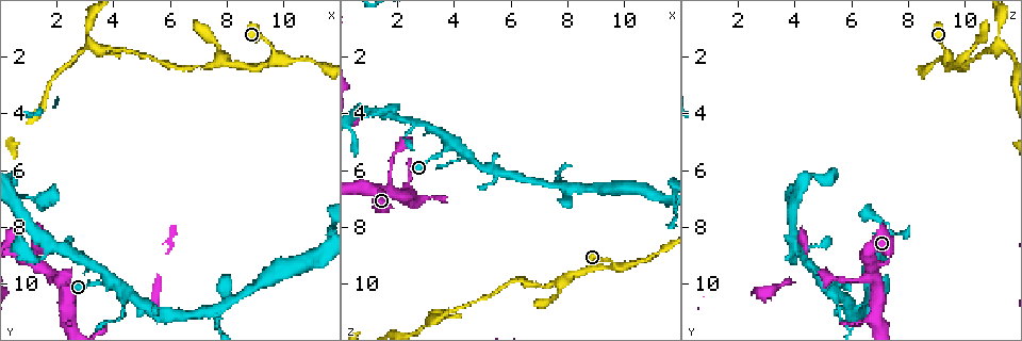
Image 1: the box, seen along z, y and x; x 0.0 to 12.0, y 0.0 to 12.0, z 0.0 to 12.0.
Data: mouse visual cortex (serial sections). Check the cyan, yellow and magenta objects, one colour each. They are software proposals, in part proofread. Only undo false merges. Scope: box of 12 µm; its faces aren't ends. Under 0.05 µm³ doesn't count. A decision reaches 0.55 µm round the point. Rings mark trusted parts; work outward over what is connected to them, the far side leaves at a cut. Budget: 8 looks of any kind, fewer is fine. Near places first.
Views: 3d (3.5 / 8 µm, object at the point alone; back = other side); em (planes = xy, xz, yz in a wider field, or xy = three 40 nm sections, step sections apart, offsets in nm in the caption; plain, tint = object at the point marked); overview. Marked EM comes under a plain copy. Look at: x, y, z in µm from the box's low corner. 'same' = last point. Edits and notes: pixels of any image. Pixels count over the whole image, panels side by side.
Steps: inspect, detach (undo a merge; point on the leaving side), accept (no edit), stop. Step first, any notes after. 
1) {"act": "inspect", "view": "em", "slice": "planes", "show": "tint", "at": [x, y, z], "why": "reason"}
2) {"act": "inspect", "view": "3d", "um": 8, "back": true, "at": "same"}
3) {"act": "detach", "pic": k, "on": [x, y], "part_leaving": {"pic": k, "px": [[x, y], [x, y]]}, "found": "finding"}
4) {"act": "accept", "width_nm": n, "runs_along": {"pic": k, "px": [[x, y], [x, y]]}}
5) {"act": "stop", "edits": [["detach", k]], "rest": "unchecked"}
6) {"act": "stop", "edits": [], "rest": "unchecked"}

{"act": "inspect", "view": "3d", "um": 3.5, "at": [1.8, 9.6, 6.8], "why": "abrupt turn"}

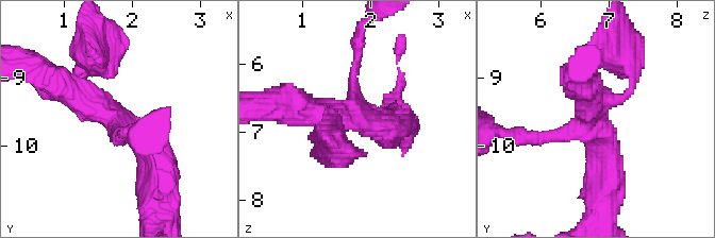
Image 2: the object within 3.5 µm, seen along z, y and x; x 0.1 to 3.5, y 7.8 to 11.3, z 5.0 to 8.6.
{"act": "inspect", "view": "em", "slice": "xy", "step": 1, "show": "tint", "at": [1.70, 9.55, 6.75], "arms": 4, "arm_widths_nm": [150, 150, 400, 400], "why": "shape alone is not enough"}

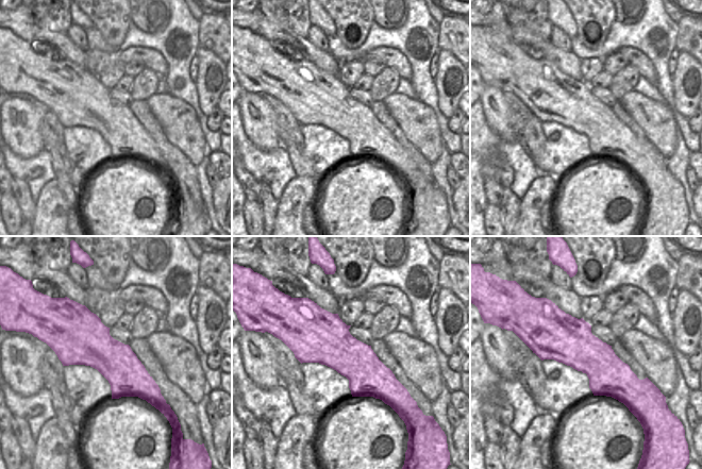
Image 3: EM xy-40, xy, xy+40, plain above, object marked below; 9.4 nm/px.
{"act": "inspect", "view": "em", "slice": "xy", "step": 2, "show": "tint", "at": "same"}

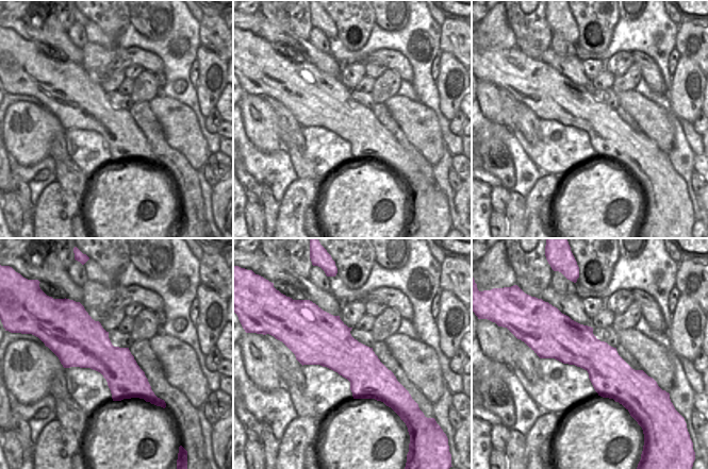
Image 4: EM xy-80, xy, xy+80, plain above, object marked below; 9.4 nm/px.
{"act": "accept", "runs_along": {"pic": 2, "px": [[77, 81], [158, 163]]}, "found": "continuous, no second cell"}

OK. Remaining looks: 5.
{"act": "inspect", "view": "3d", "um": 3.5, "at": [9.6, 2.1, 9.4], "why": "side arm on a straight run"}

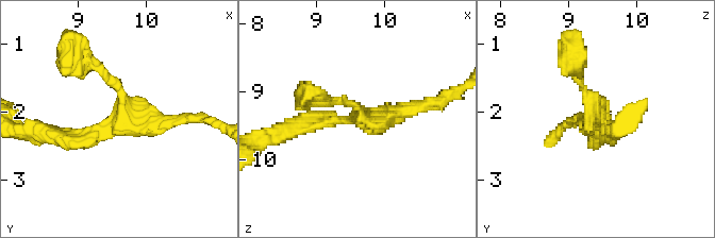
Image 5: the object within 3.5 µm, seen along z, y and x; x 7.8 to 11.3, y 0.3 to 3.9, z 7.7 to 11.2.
{"act": "inspect", "view": "em", "slice": "planes", "show": "tint", "at": [9.65, 2.15, 9.35], "arms": 3, "arm_widths_nm": [150, 200, 200], "why": "now the EM"}

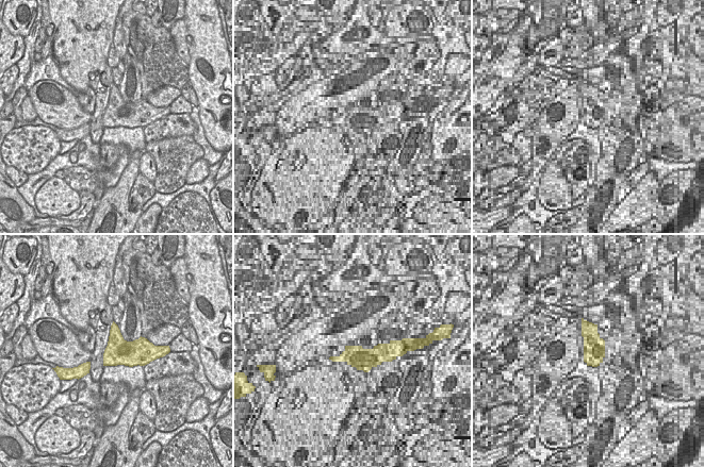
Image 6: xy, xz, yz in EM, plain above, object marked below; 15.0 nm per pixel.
{"act": "accept", "runs_along": {"pic": 5, "px": [[578, 66], [602, 137]]}, "found": "all the same cell"}

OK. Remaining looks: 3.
{"act": "inspect", "view": "3d", "um": 3.5, "at": [3.2, 1.6, 11.3]}

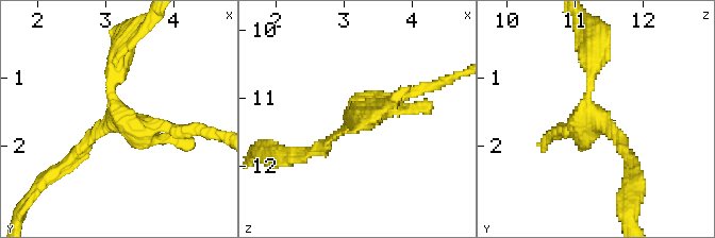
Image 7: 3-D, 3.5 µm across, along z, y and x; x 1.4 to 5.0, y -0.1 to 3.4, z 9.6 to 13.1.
{"act": "inspect", "view": "em", "slice": "xy", "step": 5, "show": "tint", "at": [3.20, 1.60, 11.25], "why": "now the EM"}

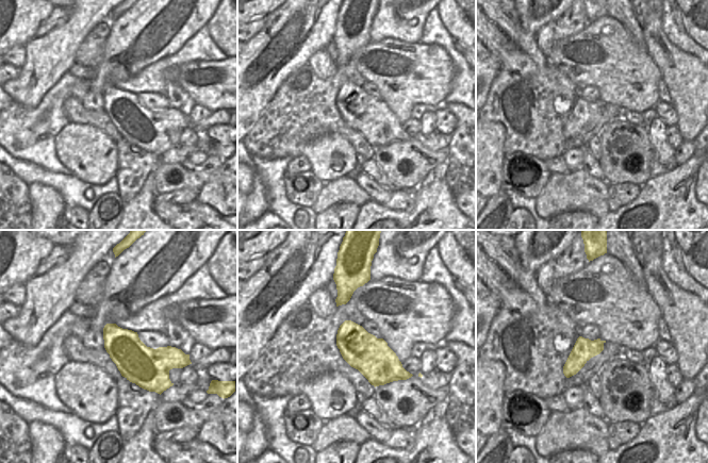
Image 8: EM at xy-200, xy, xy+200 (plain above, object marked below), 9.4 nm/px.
{"act": "accept", "runs_along": {"pic": 7, "px": [[418, 88], [379, 102], [308, 154]]}, "found": "all the same cell"}

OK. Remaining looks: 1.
{"act": "stop", "edits": [], "rest": "unchecked"}

